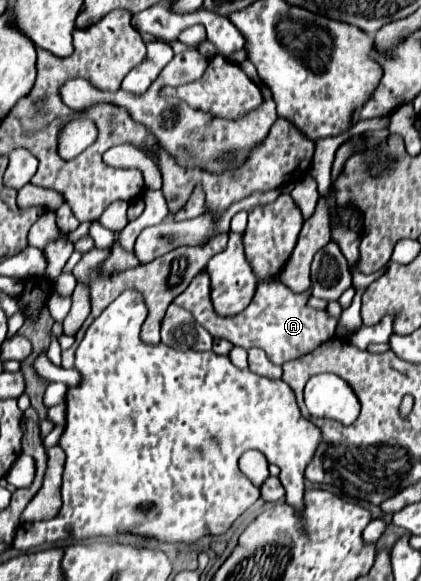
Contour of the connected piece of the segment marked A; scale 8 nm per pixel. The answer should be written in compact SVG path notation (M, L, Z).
M282 194L278 196L276 202L258 206L250 212L248 228L244 232L244 254L252 266L254 276L258 278L258 286L250 306L238 316L222 318L214 312L210 302L210 278L206 270L202 270L202 274L198 274L198 278L194 278L194 282L190 282L190 286L182 294L178 294L174 304L192 312L192 316L212 334L212 338L224 338L244 350L262 348L274 364L284 364L288 360L312 352L322 342L334 336L338 320L330 318L326 310L308 308L307 301L311 296L311 289L305 293L294 294L278 278L282 266L286 266L286 258L290 258L296 246L302 224L304 224L304 216L296 206L296 202L292 200L292 196L288 194Z

